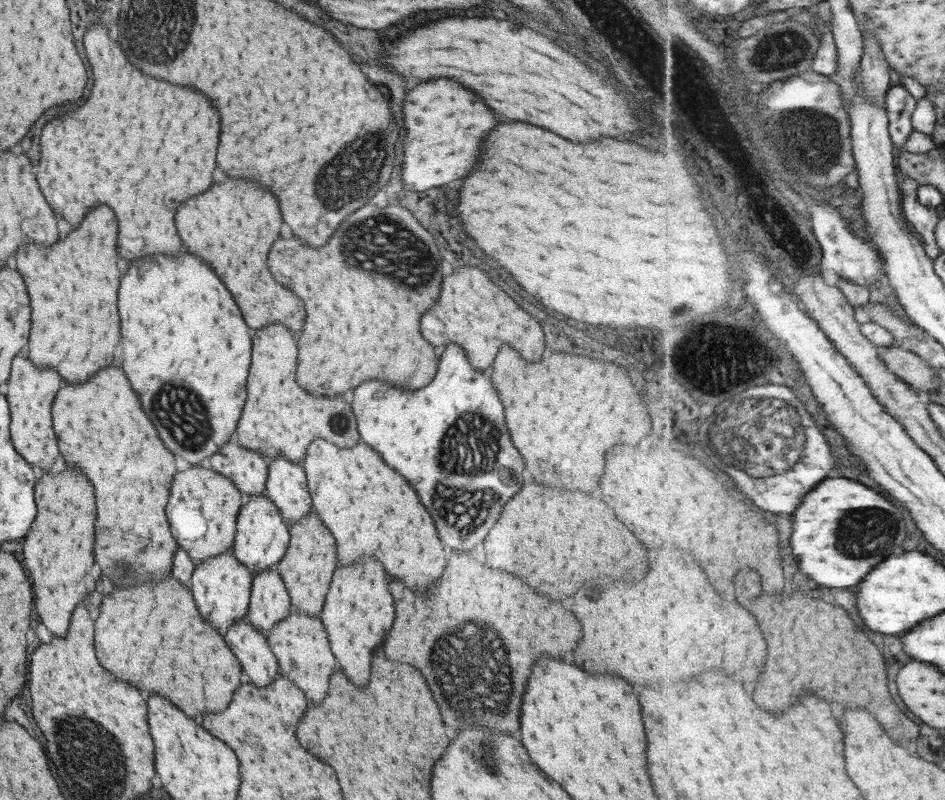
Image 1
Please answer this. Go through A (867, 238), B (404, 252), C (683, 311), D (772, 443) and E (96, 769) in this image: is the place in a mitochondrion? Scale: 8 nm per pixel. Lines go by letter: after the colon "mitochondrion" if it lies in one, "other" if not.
A: other
B: mitochondrion
C: mitochondrion
D: mitochondrion
E: mitochondrion

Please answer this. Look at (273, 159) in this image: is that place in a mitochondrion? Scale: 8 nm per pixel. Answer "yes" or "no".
no

